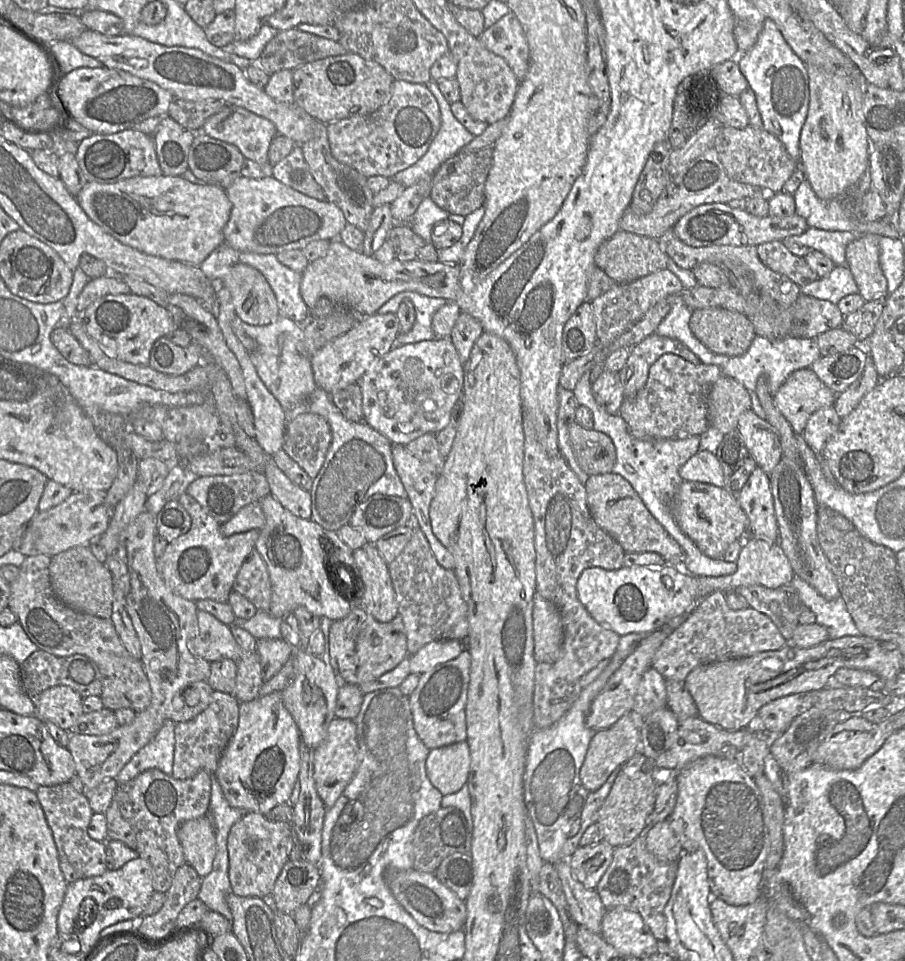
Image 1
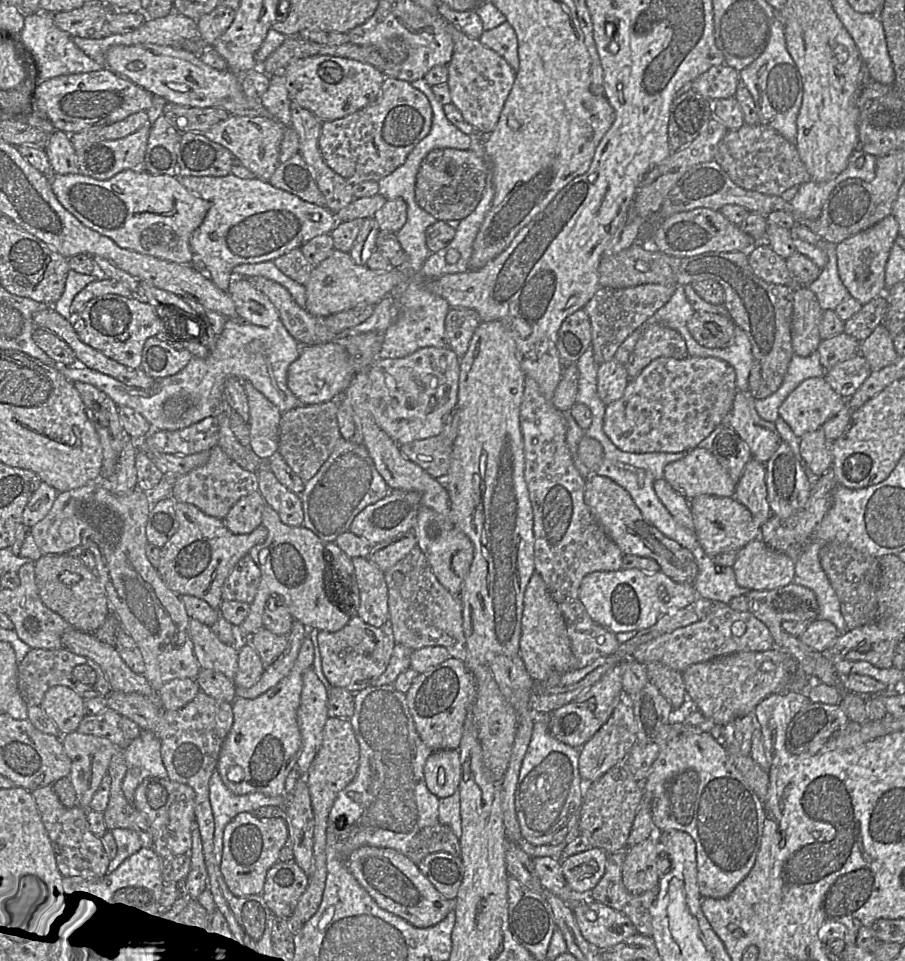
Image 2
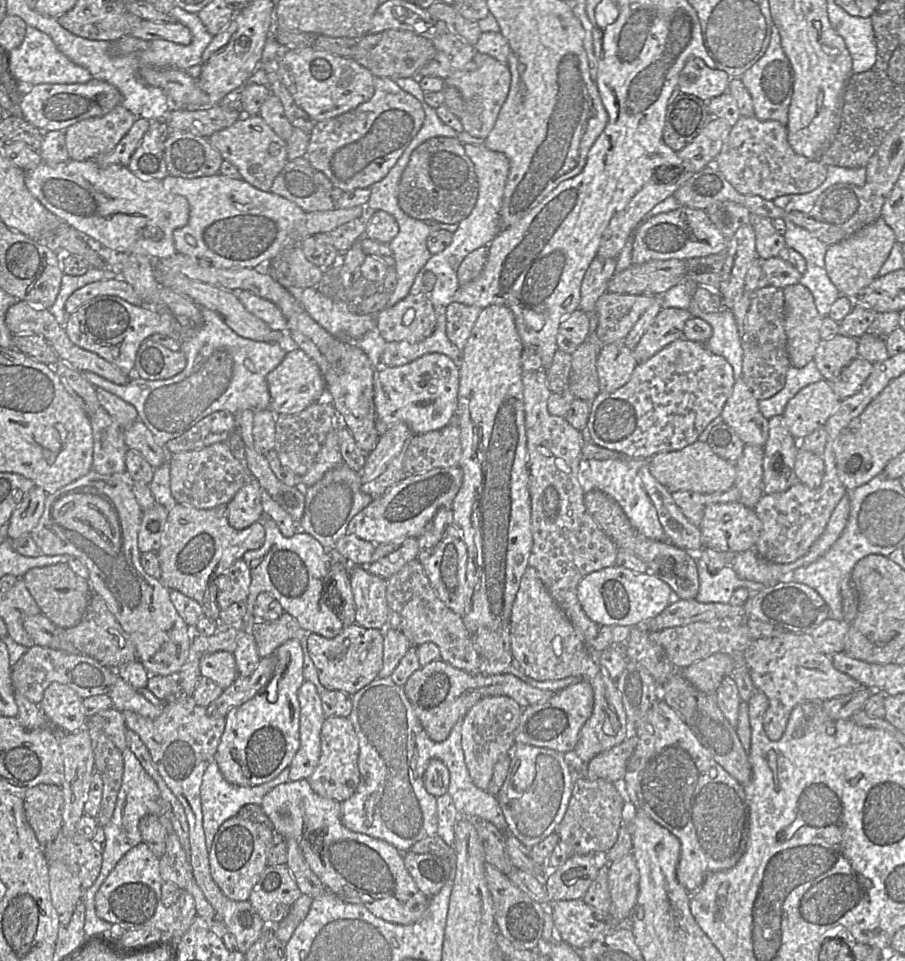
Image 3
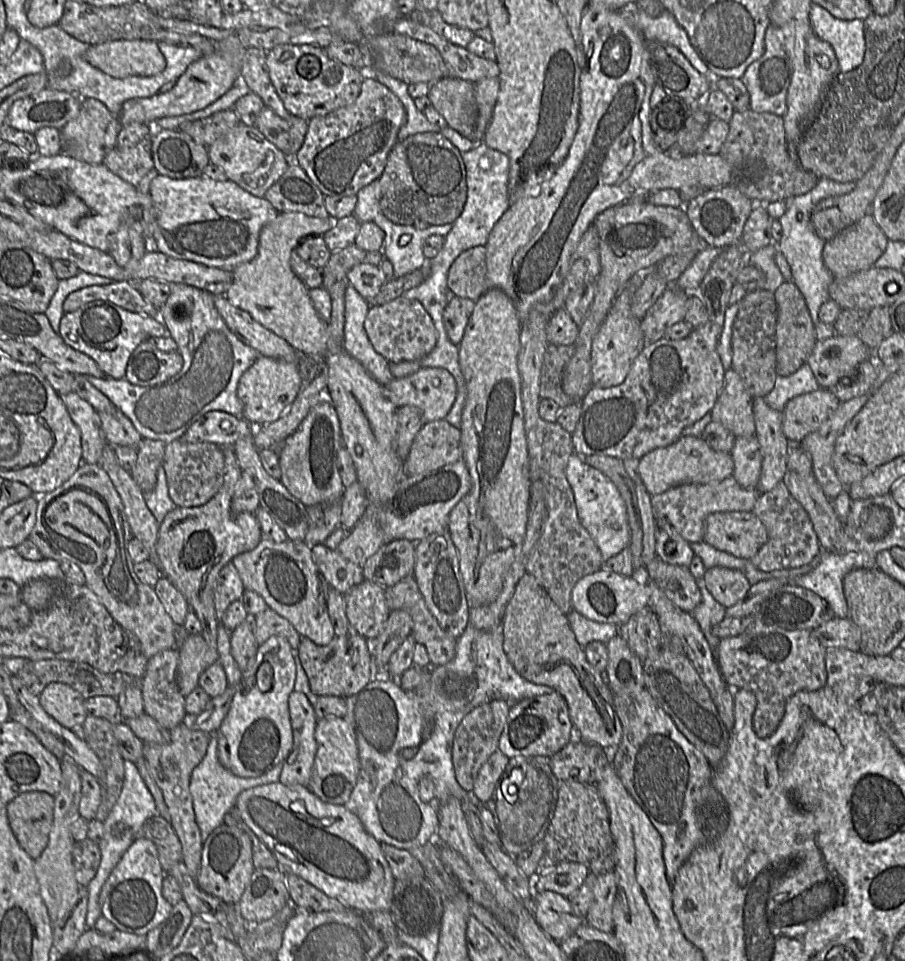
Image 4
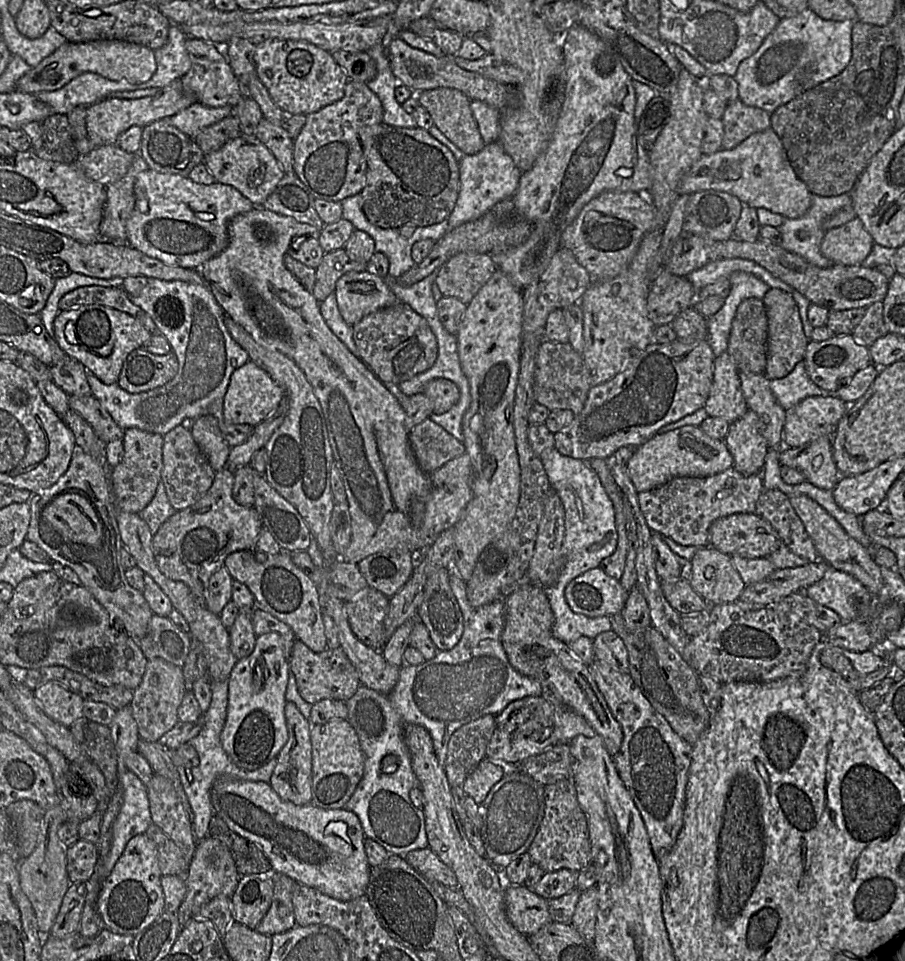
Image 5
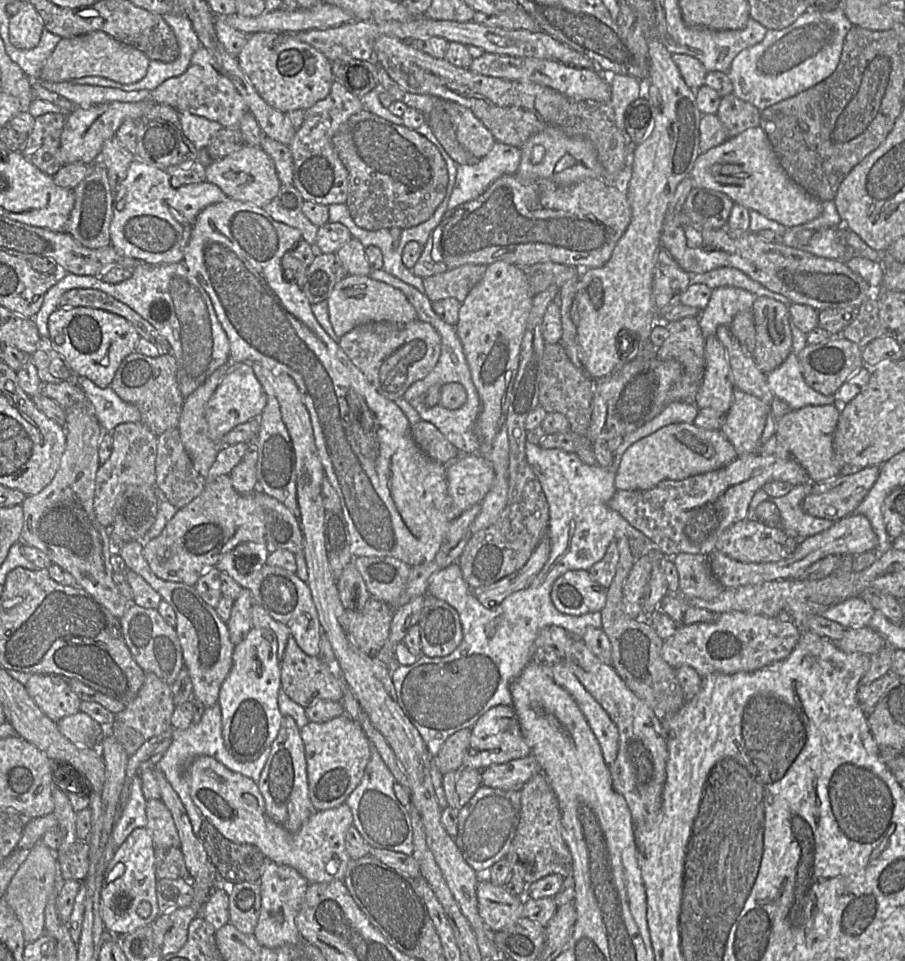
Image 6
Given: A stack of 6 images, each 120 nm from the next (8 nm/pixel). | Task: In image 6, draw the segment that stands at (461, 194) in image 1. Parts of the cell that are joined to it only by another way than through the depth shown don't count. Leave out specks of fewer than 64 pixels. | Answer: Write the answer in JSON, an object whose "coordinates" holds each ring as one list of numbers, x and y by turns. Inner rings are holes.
{"coordinates":[[364,108,340,127,332,143,348,171,349,187,345,204,360,228,376,231,417,226,434,214,446,196,449,176,445,161,437,147,414,129,393,124]]}

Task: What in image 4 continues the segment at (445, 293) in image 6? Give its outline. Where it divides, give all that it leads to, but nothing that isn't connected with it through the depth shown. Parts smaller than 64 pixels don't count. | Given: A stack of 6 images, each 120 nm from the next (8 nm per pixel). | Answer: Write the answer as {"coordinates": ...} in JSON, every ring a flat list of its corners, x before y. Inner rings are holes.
{"coordinates":[[479,245,463,251,451,264,447,286,453,296,476,301,487,290,486,247]]}

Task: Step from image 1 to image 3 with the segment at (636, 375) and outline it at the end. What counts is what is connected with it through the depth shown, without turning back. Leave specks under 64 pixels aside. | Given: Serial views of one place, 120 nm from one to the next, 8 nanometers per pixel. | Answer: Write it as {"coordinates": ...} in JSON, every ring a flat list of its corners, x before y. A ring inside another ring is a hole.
{"coordinates":[[663,308,632,350,637,364,647,361,677,339,684,338,684,326,691,317,689,309]]}

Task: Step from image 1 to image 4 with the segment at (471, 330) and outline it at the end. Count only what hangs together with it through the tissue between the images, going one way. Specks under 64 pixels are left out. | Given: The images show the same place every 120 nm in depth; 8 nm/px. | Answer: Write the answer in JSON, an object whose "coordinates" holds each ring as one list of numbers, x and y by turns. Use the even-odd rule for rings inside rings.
{"coordinates":[[452,296,446,305,443,311,443,323,453,344,459,346,474,307,474,300,458,296]]}

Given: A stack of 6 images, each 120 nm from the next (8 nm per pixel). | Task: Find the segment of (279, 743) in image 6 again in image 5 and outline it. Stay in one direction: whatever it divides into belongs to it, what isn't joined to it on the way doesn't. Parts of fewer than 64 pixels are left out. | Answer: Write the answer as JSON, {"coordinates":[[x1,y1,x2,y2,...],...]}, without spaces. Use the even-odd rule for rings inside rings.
{"coordinates":[[286,701,284,715,288,740,276,757,276,766,269,784,281,799,296,805,306,805,312,801,312,745,310,740,312,723,302,715,293,702]]}

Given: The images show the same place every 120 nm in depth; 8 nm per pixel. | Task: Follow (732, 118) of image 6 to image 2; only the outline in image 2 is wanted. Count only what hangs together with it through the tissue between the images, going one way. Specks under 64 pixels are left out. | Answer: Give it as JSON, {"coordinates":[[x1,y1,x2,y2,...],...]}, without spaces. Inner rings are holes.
{"coordinates":[[744,124,737,130,729,130,721,141,714,160,737,186,766,195,781,196,793,186,811,181,795,143,761,124]]}

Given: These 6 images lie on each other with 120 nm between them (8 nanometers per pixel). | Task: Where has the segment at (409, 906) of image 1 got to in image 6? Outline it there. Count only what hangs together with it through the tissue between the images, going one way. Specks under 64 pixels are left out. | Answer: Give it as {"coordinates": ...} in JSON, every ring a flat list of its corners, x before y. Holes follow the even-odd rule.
{"coordinates":[[196,757,186,766,184,778,203,820,208,820,228,840,256,846,268,860,294,868,309,883,342,881,351,859,345,837,353,826,352,812,346,802,336,808,315,811,297,832,289,832,267,815,257,783,229,770,215,758]]}

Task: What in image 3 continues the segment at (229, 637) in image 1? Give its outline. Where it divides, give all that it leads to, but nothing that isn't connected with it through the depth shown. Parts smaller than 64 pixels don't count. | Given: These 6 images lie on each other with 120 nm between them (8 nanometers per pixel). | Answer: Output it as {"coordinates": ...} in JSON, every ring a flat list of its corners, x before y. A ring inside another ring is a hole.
{"coordinates":[[233,652,204,654,200,659,199,668,201,676,212,680,223,690,228,688,238,675]]}

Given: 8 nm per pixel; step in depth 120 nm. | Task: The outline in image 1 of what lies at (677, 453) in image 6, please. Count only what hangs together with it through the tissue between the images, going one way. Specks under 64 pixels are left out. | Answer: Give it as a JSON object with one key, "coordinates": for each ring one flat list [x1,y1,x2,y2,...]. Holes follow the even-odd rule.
{"coordinates":[[699,450,679,470,683,481,700,482,717,487,725,486,721,465,716,456,705,450]]}

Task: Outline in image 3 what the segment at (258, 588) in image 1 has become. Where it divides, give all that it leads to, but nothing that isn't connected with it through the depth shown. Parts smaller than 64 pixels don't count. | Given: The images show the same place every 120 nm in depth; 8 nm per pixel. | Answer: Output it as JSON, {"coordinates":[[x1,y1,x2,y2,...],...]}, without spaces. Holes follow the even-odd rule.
{"coordinates":[[236,560,217,578,217,604,222,611,231,604,245,601,251,583,250,569,242,560]]}

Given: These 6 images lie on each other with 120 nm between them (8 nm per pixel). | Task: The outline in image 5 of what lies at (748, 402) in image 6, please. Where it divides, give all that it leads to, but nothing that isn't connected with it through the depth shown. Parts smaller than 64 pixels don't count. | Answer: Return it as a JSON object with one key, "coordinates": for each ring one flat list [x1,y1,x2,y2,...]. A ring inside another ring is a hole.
{"coordinates":[[748,409,740,419,732,422,723,441,733,457,733,467,738,472,745,476,762,473,769,446,760,433,759,417,754,411]]}

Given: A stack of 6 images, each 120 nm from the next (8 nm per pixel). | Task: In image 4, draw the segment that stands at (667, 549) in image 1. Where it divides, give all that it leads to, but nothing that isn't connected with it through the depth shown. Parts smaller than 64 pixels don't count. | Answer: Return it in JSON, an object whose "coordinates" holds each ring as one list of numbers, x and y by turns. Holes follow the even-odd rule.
{"coordinates":[[655,557,646,572,668,599,683,611,692,612,701,602,696,579,686,566,671,565]]}

